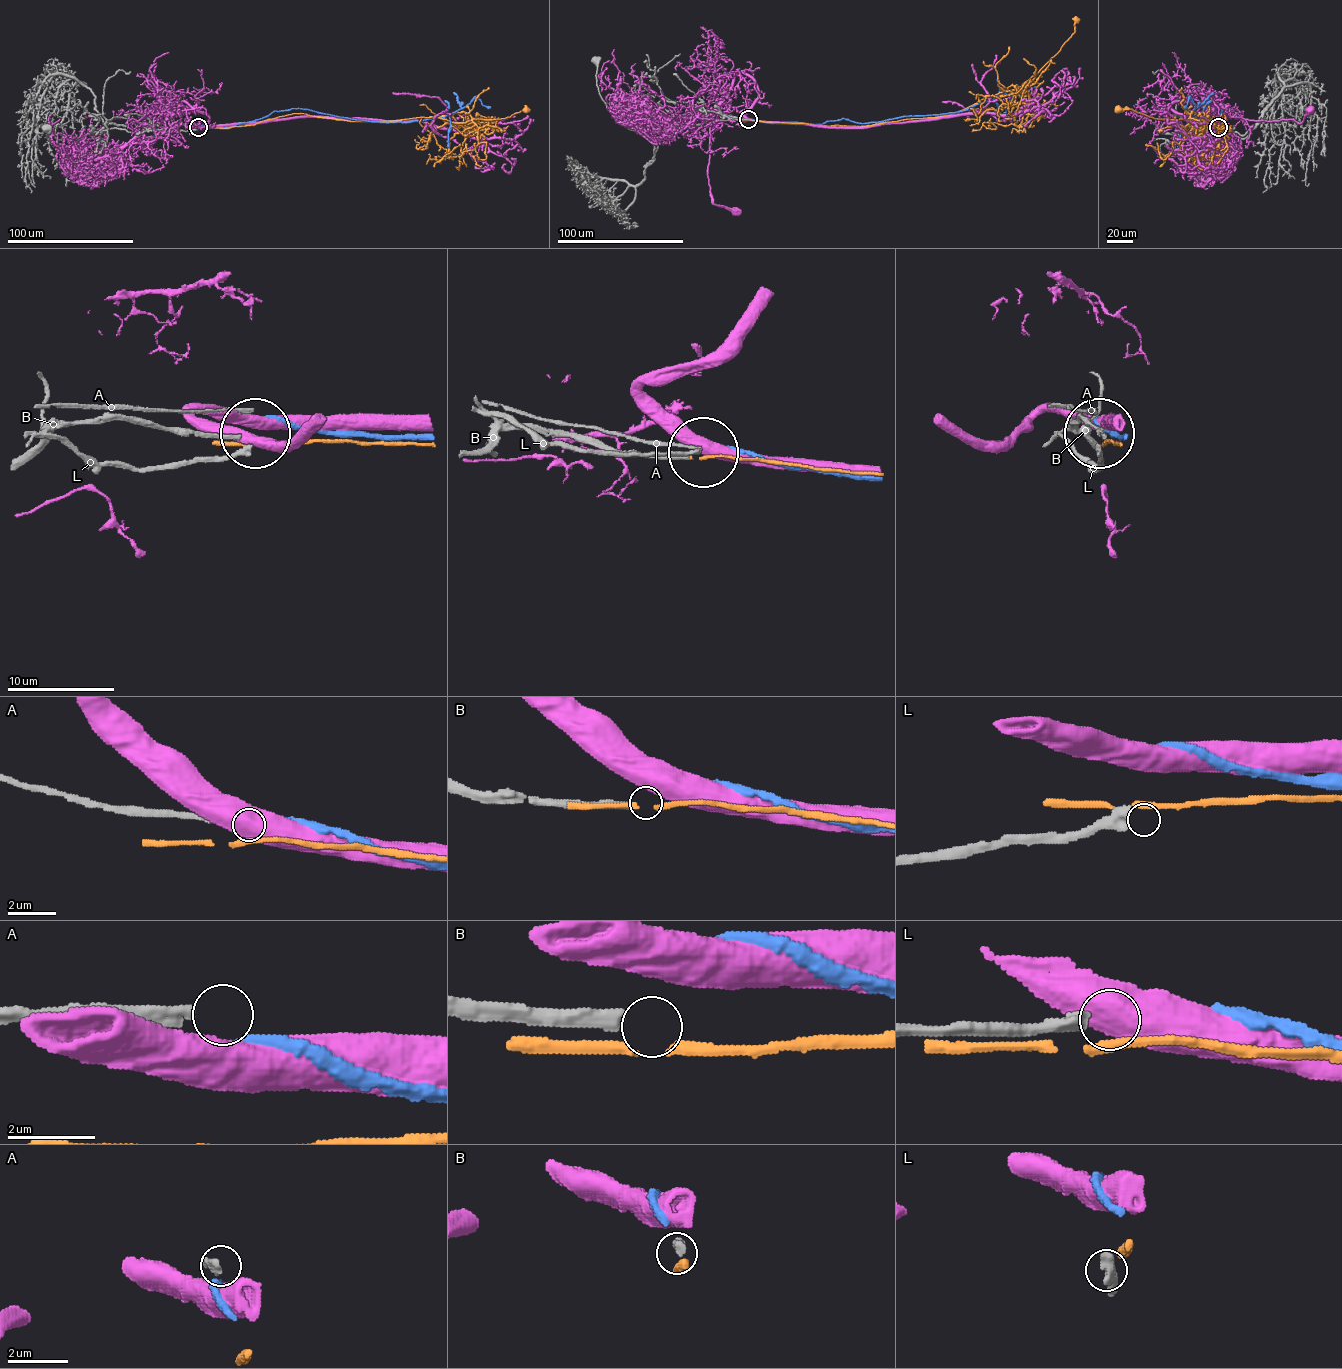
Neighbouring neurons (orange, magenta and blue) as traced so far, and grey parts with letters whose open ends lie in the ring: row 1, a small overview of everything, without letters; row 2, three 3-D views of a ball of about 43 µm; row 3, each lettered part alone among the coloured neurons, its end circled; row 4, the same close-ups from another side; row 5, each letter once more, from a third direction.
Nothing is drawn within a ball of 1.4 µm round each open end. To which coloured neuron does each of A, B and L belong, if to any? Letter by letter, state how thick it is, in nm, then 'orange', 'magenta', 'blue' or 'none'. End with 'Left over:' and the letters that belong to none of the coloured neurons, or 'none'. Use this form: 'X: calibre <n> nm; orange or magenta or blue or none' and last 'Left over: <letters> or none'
A: calibre 240 nm; none
B: calibre 320 nm; none
L: calibre 480 nm; none
Left over: A, B, L

